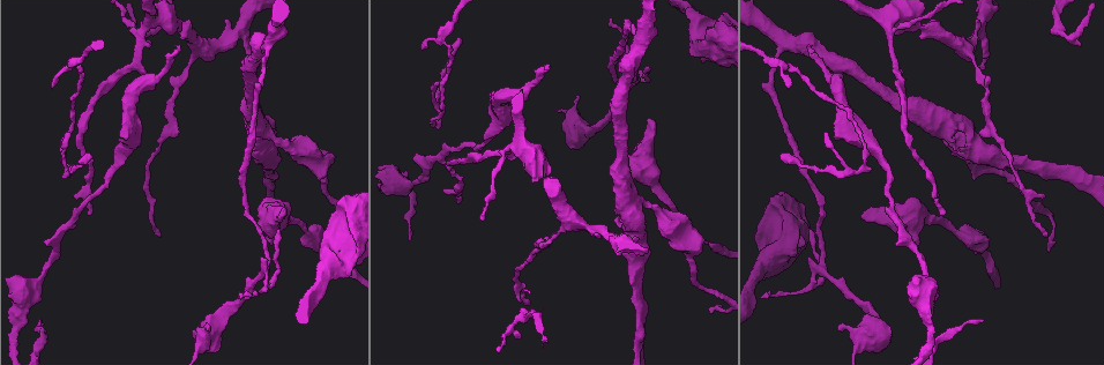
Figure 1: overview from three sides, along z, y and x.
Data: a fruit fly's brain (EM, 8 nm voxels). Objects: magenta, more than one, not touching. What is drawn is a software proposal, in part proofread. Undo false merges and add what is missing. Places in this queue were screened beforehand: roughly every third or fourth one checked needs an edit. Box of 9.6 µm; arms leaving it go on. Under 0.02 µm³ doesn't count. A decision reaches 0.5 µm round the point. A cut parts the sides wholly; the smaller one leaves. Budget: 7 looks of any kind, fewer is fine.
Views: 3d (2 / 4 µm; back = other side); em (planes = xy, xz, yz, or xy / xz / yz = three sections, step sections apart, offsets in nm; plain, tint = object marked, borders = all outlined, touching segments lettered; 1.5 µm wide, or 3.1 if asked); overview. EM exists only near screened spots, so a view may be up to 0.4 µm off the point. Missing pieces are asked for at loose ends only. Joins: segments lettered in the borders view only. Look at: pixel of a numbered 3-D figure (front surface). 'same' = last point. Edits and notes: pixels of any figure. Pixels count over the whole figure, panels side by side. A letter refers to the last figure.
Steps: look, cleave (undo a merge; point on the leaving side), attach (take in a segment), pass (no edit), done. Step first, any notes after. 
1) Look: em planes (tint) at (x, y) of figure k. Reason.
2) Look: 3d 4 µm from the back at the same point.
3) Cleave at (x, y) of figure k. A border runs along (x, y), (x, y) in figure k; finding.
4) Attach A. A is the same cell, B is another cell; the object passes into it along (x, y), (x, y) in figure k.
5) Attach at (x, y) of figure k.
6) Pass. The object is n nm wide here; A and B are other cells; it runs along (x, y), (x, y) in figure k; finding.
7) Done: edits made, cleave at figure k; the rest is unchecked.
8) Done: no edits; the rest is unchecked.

Look: 3d 4 µm from the back at (458, 201) of figure 1. Branch stops here.

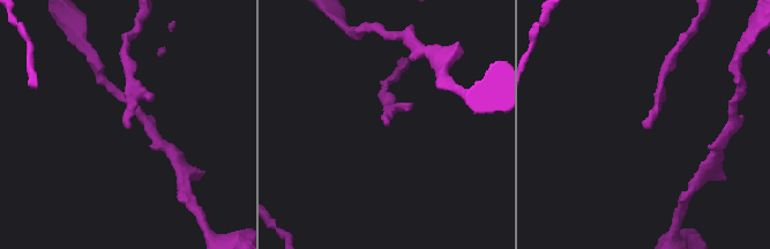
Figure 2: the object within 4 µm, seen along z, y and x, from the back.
Look: em xz step 4 (borders) at (129, 126) of figure 2. Need the tissue.

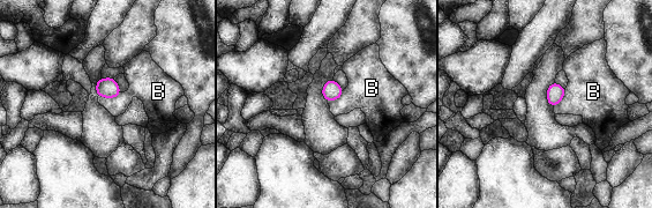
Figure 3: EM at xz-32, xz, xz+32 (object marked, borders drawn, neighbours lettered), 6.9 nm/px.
Pass. B is another cell; a border runs along (121, 93), (114, 97), (98, 96) in figure 3; no lettered segment goes on from it.

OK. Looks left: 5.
Look: 3d 2 µm at (208, 327) of figure 1. An open end.

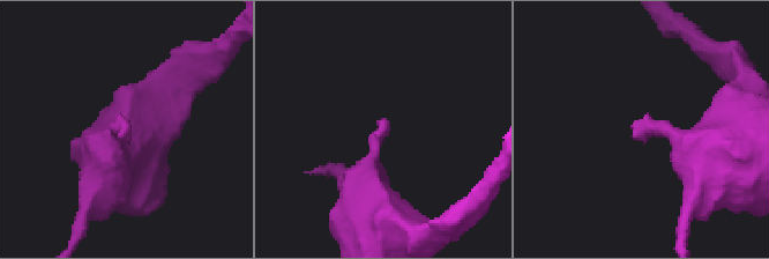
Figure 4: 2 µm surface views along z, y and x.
Look: em xz step 8 (borders) at (123, 137) of figure 4. Need the tissue.

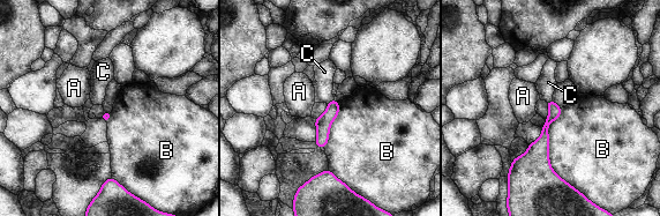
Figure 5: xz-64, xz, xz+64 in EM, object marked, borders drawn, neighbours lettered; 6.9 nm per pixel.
Pass. A, B and C are other cells; a border runs along (334, 97), (327, 104) in figure 5; none of them fits.

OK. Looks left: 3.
Look: 3d 2 µm from the back at (649, 120) of figure 1. An open end.

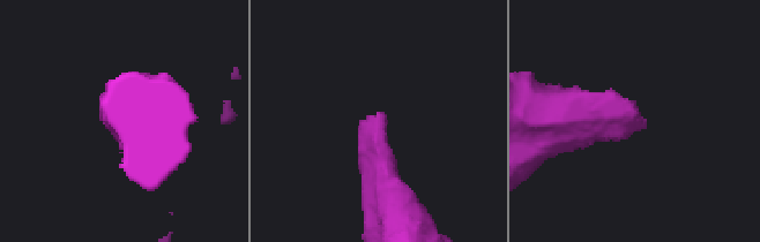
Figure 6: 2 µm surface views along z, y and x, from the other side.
Look: em planes (borders) at (378, 114) of figure 6.

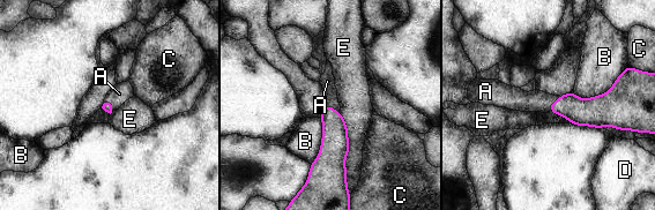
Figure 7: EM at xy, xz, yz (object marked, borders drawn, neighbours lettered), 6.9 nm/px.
Attach A. A is the same cell, B, C, D and E are other cells; the object passes into it along (582, 112), (552, 103), (516, 99) in figure 7; it goes on there.

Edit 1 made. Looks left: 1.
Done: edits made, attach at figure 7; the rest is unchecked.

